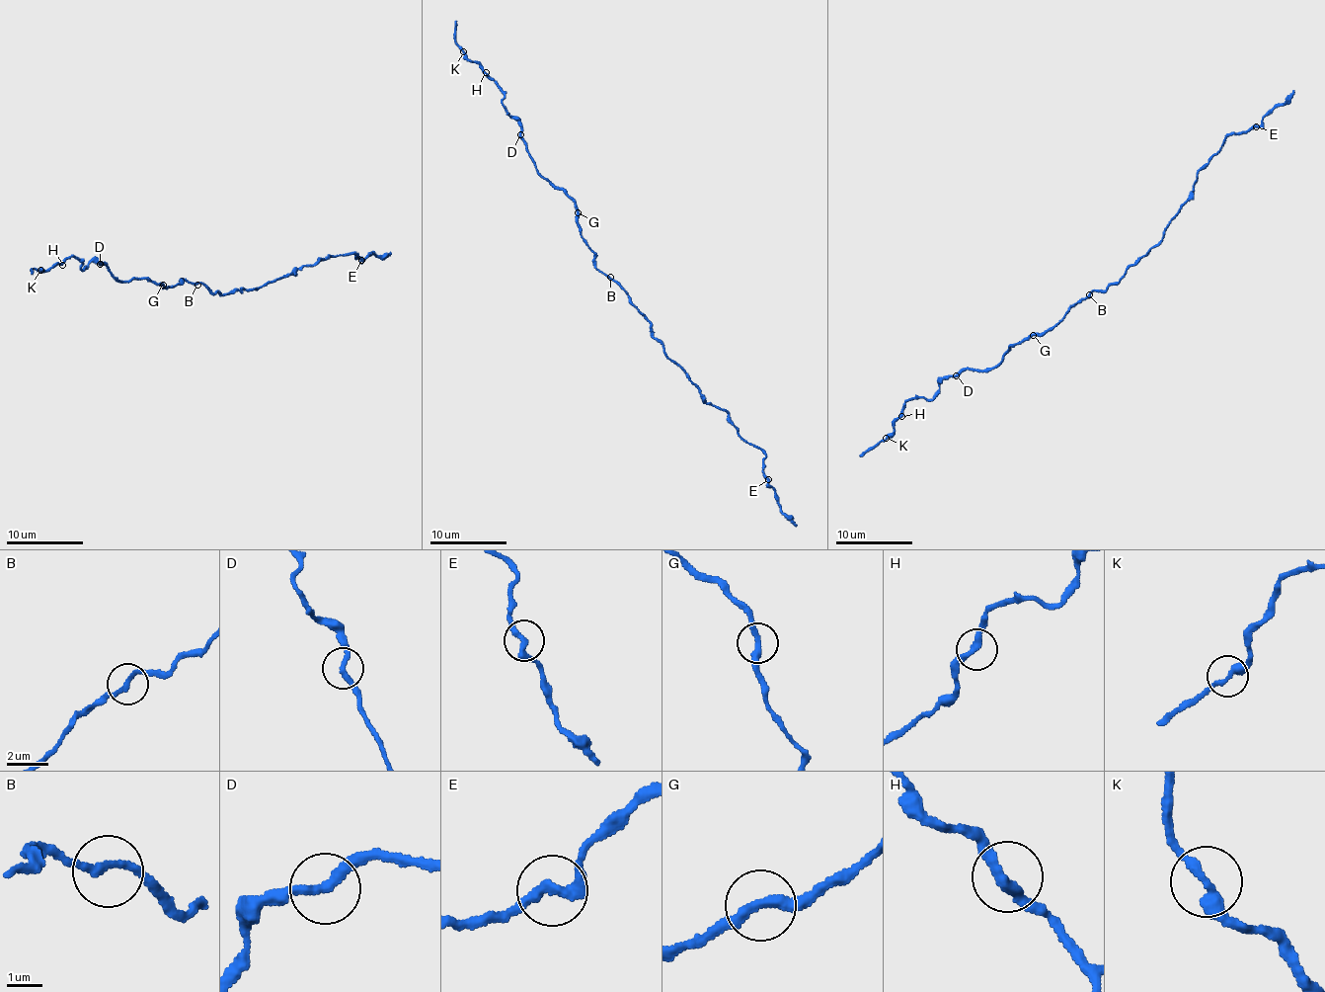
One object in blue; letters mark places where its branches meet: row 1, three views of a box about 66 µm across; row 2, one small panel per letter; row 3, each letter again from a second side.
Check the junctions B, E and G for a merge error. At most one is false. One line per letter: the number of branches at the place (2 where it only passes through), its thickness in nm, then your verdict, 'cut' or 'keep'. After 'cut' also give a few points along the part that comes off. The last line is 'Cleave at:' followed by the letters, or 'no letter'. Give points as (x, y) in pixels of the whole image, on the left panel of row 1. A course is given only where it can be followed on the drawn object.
B: 2 | 200 nm | keep
E: 2 | 320 nm | keep
G: 2 | 300 nm | keep
Cleave at: no letter

